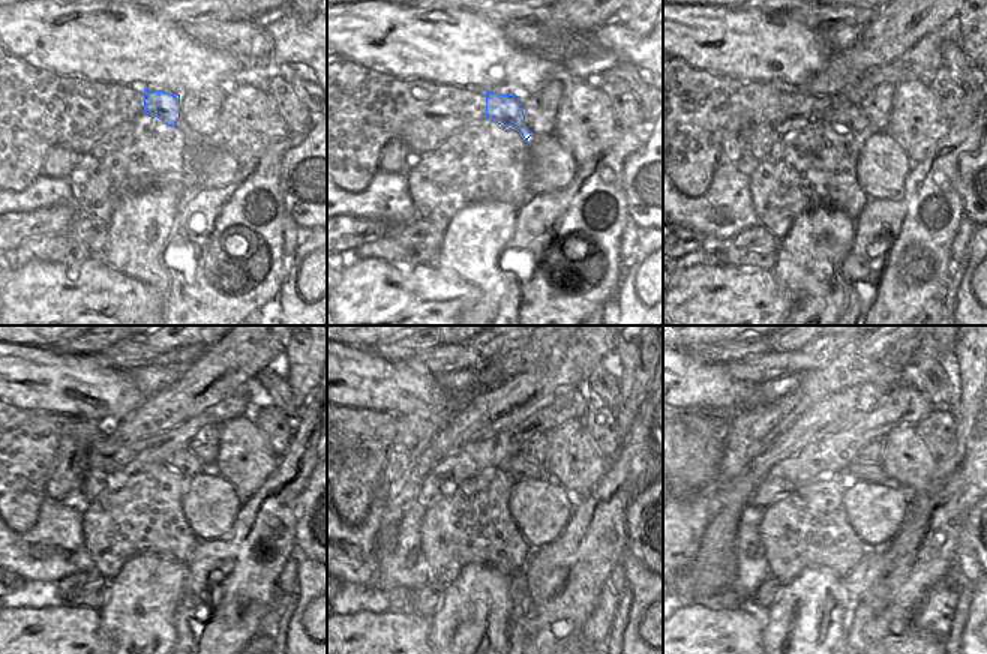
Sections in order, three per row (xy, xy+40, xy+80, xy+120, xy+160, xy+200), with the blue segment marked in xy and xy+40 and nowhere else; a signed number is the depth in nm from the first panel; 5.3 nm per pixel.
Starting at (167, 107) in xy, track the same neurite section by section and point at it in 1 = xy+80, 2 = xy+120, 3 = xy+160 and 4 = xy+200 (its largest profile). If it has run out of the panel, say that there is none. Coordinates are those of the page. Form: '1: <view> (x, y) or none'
1: xy+80 (845, 116)
2: xy+120 (183, 462)
3: xy+160 (519, 467)
4: xy+200 (872, 473)

